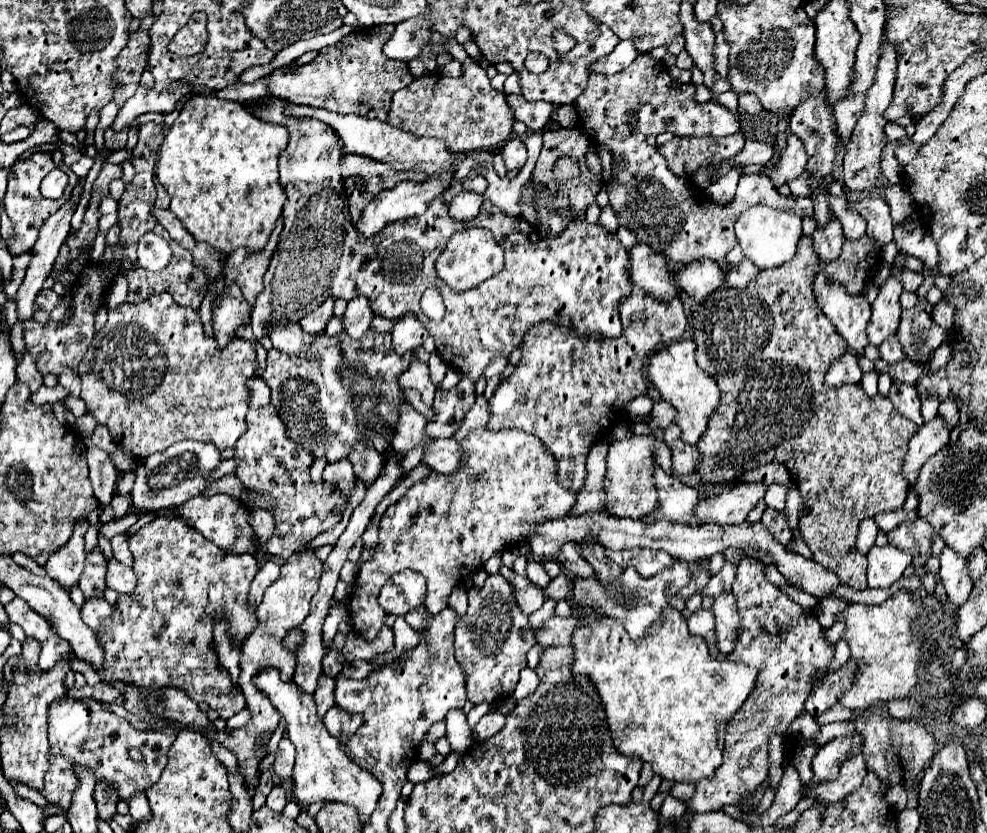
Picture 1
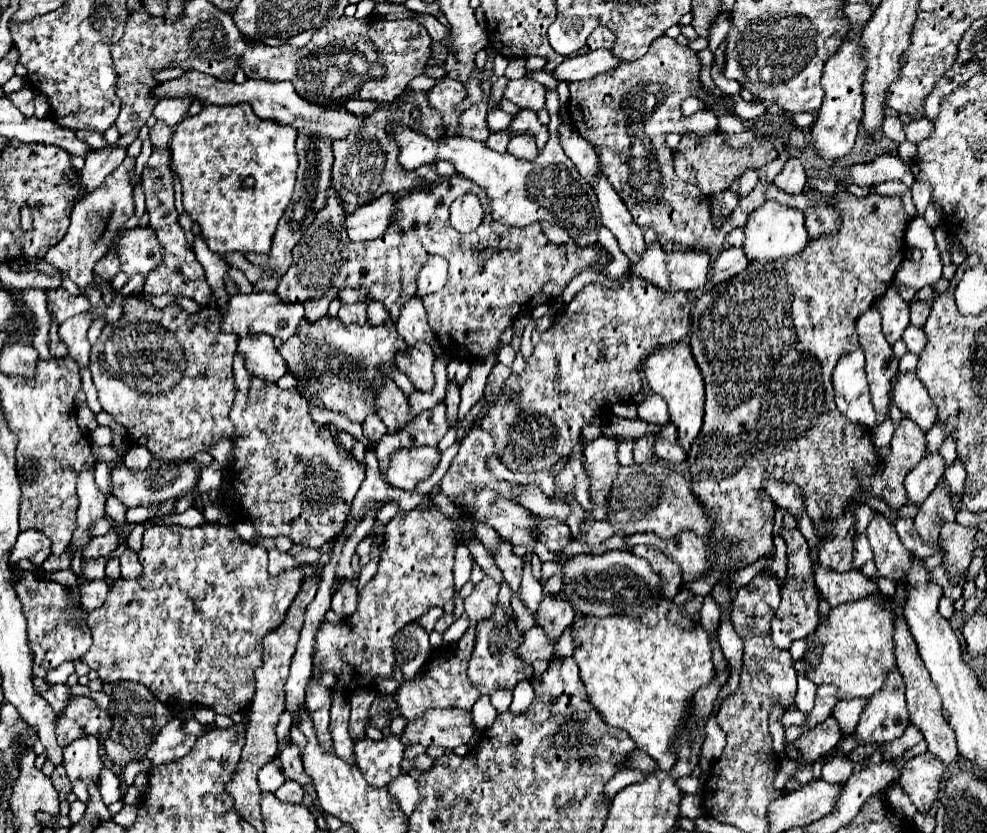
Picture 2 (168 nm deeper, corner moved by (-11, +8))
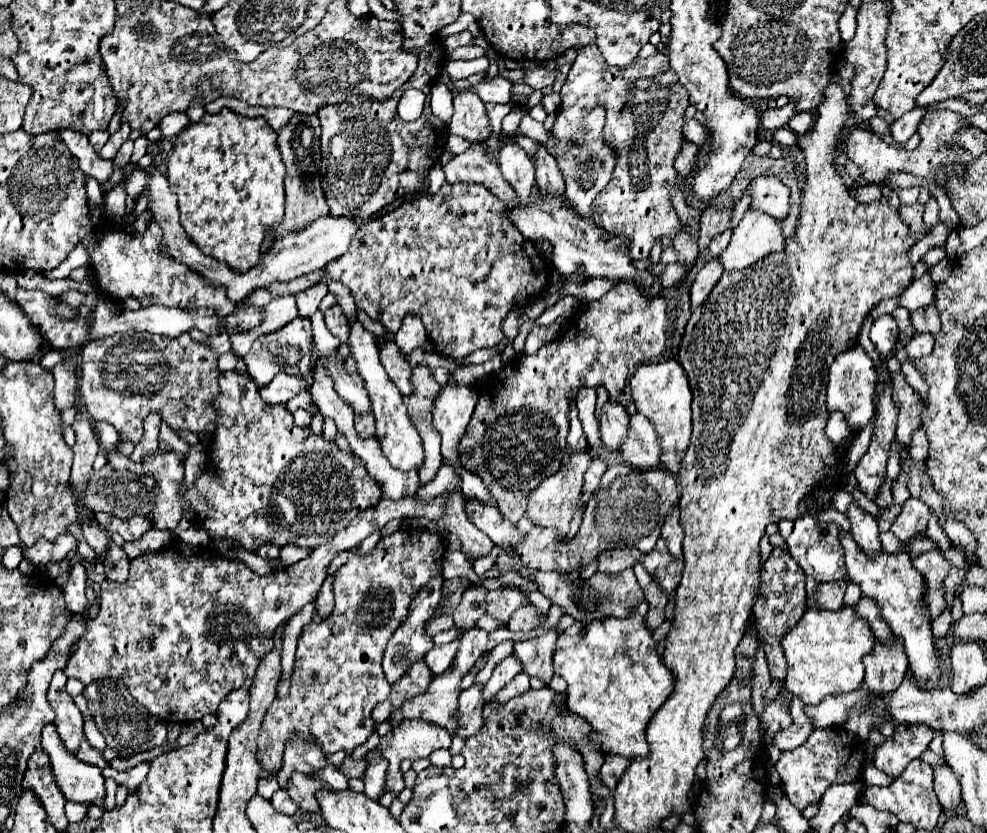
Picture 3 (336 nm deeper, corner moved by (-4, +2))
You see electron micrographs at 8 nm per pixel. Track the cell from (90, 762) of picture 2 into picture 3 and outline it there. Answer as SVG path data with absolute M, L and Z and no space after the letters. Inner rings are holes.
M55 672L47 698L51 702L51 708L57 712L55 726L57 726L59 738L61 738L63 746L71 754L75 754L75 748L79 748L81 740L85 738L83 716L81 716L79 708L75 706L73 698L65 692L65 682L67 682L67 676L63 672Z

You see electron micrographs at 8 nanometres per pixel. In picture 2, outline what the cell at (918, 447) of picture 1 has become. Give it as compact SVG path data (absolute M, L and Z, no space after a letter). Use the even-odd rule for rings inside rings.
M940 450L928 452L906 476L906 494L908 502L922 504L930 492L936 488L944 474L944 458L940 456Z

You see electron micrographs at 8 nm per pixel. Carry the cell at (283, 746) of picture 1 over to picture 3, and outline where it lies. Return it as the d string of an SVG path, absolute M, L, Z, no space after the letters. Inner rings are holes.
M293 774L291 780L289 780L289 796L291 800L303 808L305 812L319 812L319 804L317 804L317 798L315 794L319 792L319 788L323 790L331 790L329 784L321 784L319 780L313 780L311 776L305 776L305 774Z

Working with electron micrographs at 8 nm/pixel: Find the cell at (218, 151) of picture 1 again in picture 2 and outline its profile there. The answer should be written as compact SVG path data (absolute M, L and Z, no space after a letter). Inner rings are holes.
M234 104L234 106L204 106L200 114L186 116L176 128L172 136L172 166L180 176L182 184L182 202L184 210L192 218L192 222L200 224L202 236L210 250L218 254L228 252L258 252L266 254L270 250L270 240L276 232L278 220L286 204L292 198L296 184L296 142L294 128L286 128L282 124L274 124L272 120L262 120L254 116L250 104Z

